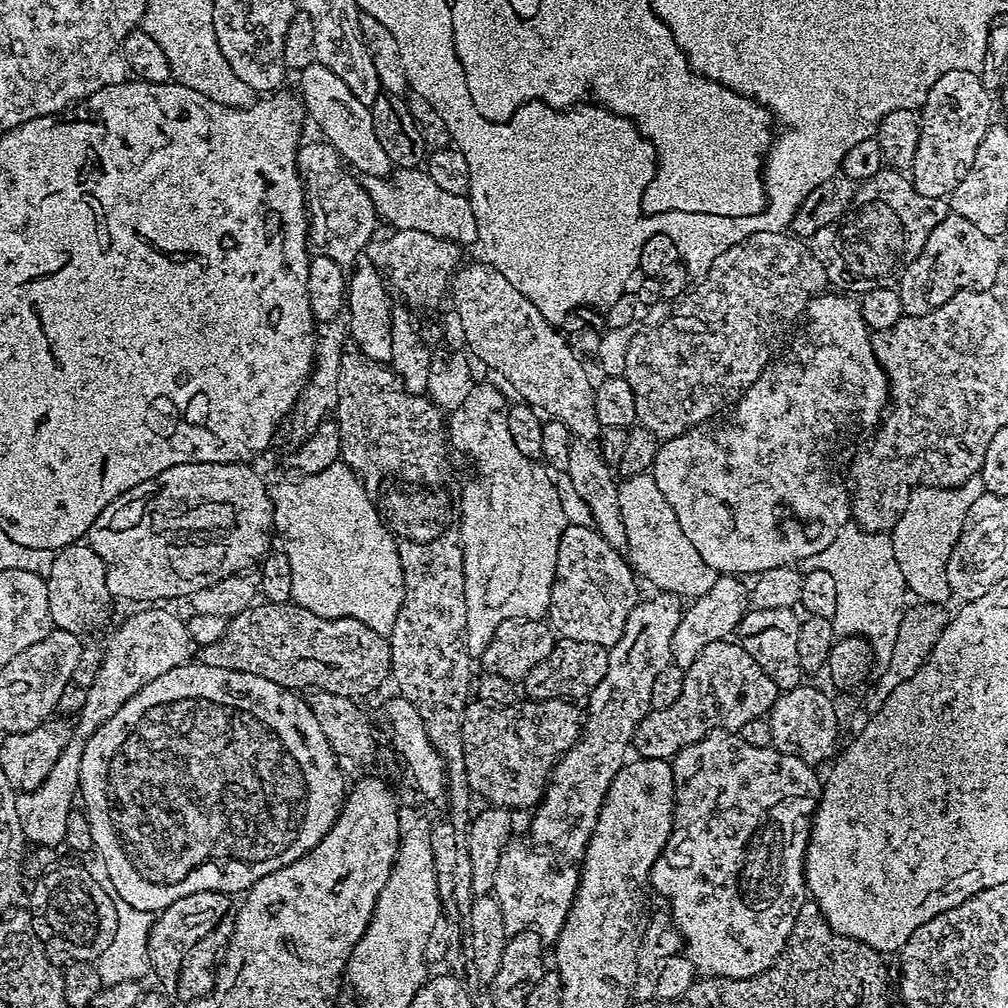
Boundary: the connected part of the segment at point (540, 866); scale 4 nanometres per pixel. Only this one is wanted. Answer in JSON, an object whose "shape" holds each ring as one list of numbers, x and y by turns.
{"shape":[[514,848,503,861,502,874,496,877,494,898,503,909,505,920,528,930,538,930,541,937,555,938,563,931,572,904,576,901,576,891,580,885,577,869,572,866,555,868,540,852]]}

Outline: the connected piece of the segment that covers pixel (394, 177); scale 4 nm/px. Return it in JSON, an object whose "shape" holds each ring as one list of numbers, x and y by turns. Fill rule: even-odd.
{"shape":[[399,168,388,177,363,175,362,183,374,203,377,217,390,222,394,230,419,230,453,241,460,246,475,245,478,242,477,222,468,198,441,189,425,169]]}

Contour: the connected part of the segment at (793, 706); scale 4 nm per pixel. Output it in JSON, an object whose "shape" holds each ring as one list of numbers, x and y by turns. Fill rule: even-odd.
{"shape":[[801,684,788,692,779,693,774,706,768,715,768,722,772,730,773,747,782,753,802,758,804,762,813,766,820,766,824,760,831,761,837,753,838,747,838,716,836,708,829,696,814,686]]}

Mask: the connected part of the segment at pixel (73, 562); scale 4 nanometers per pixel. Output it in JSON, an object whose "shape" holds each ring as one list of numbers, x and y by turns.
{"shape":[[77,542,57,553,50,573,50,595,52,621,59,631,84,636,109,620,114,597,106,582,105,564,91,545]]}

